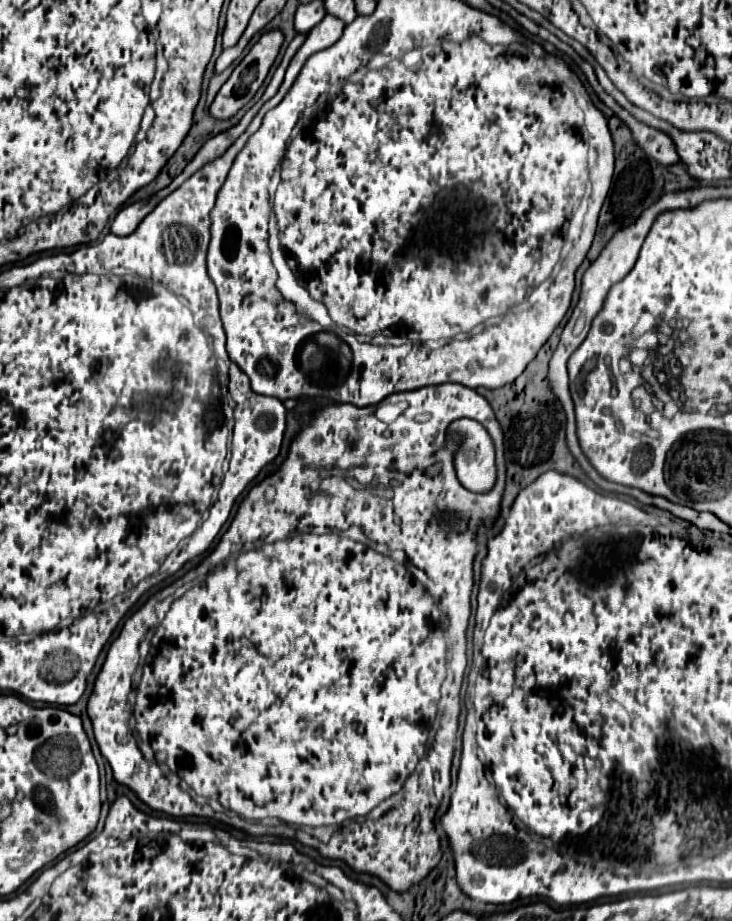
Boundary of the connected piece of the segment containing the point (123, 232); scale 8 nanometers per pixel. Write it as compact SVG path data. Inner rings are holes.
M157 194L157 196L151 196L151 198L147 198L147 200L139 200L139 202L133 202L133 204L121 208L121 210L117 212L113 224L111 224L111 232L117 234L117 236L127 236L127 234L131 234L131 232L139 226L139 222L157 206L157 202L159 202L163 196L165 196L165 194Z

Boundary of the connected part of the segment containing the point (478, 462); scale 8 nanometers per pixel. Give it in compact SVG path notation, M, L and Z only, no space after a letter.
M469 418L457 420L451 424L451 430L461 430L465 436L463 446L457 450L455 470L459 482L471 492L485 492L493 488L497 478L495 474L495 448L489 434L481 428L479 422Z

